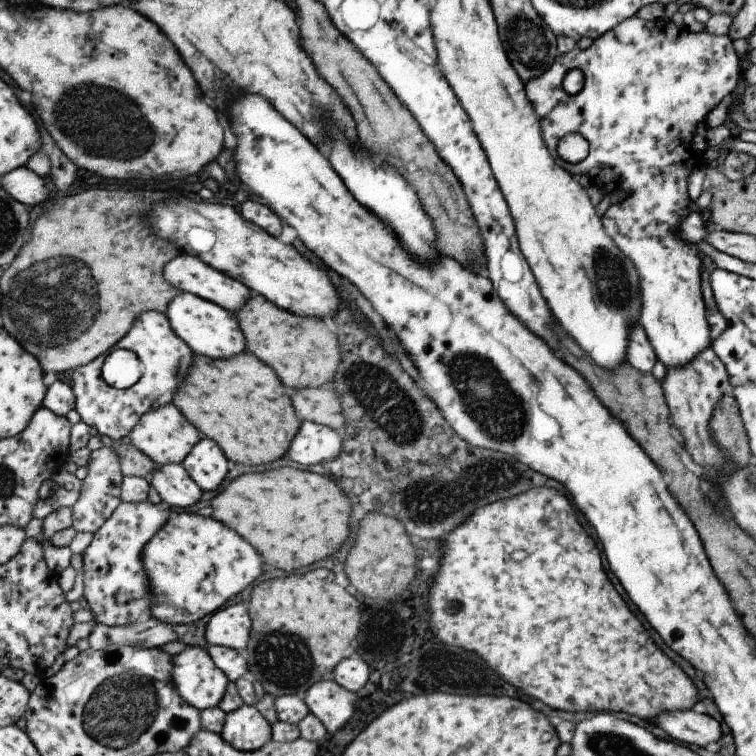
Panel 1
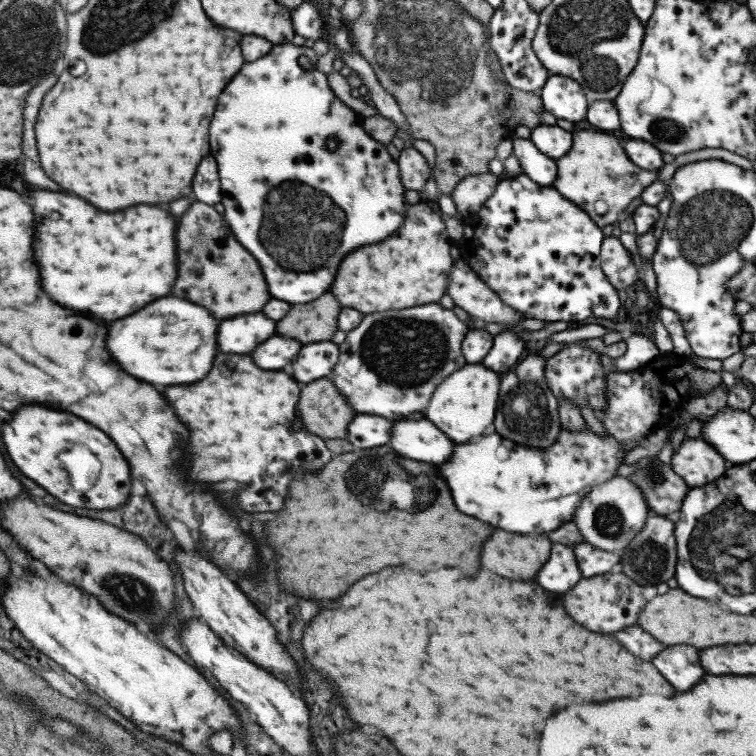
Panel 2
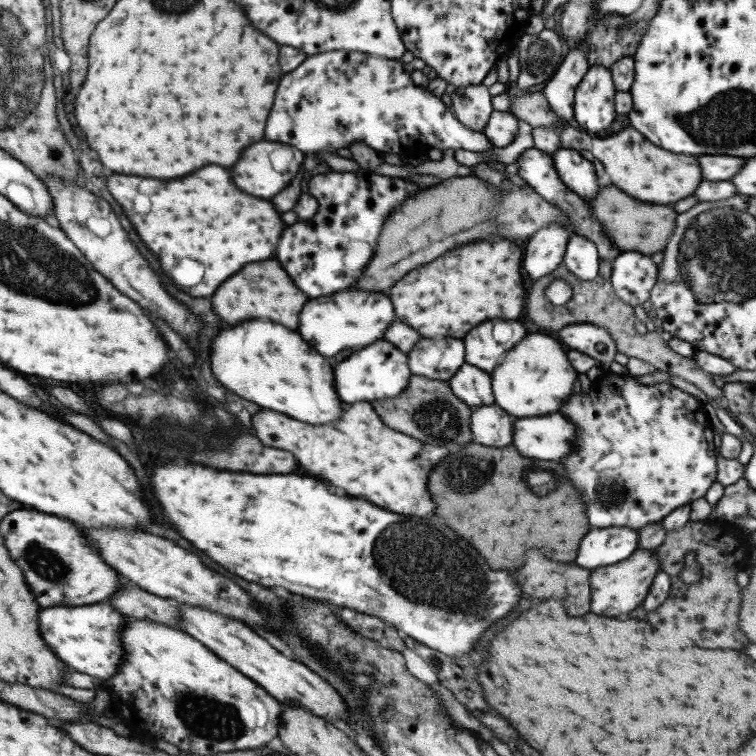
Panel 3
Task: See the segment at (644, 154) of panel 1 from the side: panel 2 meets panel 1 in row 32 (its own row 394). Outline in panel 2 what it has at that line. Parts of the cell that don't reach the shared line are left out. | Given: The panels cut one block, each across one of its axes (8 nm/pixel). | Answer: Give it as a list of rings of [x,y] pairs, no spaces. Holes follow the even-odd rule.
[[[673,352],[653,357],[651,361],[638,366],[635,370],[607,372],[604,383],[606,407],[599,419],[608,434],[606,437],[594,434],[588,427],[582,431],[570,431],[560,424],[557,438],[546,449],[518,445],[501,438],[501,435],[495,432],[480,435],[476,437],[475,442],[457,444],[453,448],[451,460],[439,464],[439,474],[445,478],[457,510],[507,532],[545,534],[549,530],[555,530],[561,526],[561,522],[571,520],[579,501],[586,496],[592,486],[597,486],[616,475],[624,454],[634,448],[634,444],[638,444],[642,436],[646,436],[655,426],[662,426],[679,415],[682,410],[682,398],[692,396],[694,388],[705,396],[718,384],[722,384],[719,373],[697,368],[687,356],[676,355]],[[499,444],[507,448],[505,450],[507,458],[499,458]]]

